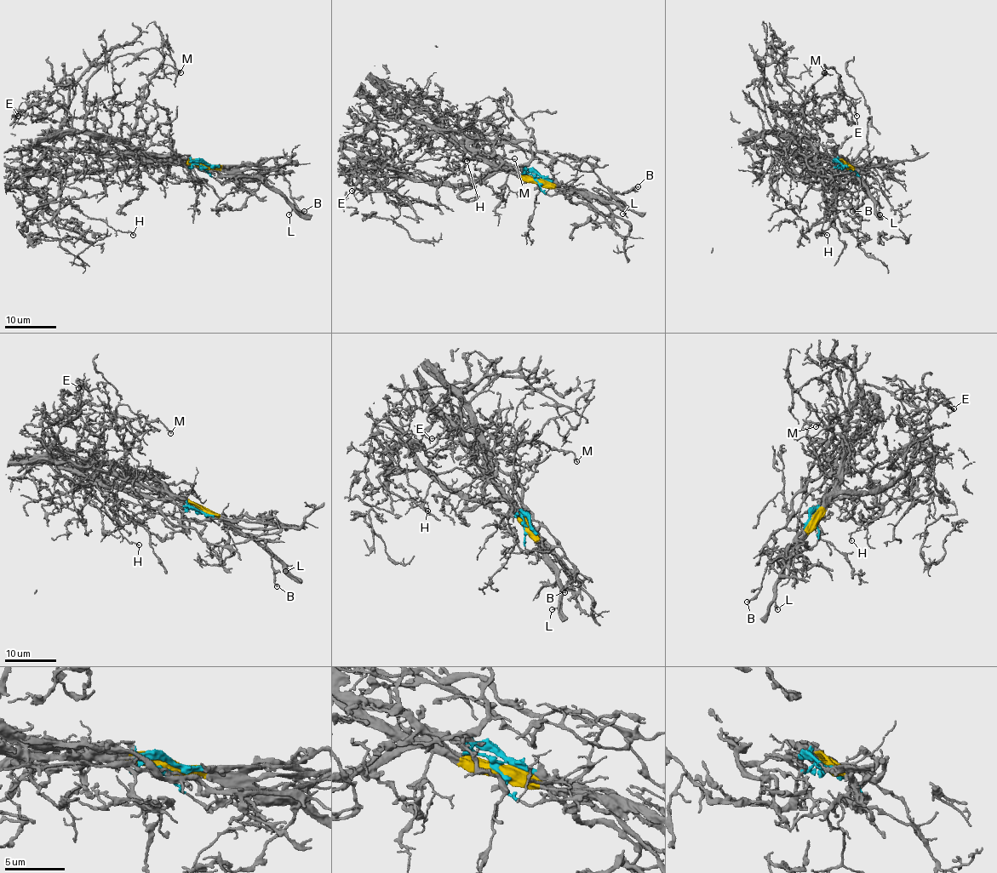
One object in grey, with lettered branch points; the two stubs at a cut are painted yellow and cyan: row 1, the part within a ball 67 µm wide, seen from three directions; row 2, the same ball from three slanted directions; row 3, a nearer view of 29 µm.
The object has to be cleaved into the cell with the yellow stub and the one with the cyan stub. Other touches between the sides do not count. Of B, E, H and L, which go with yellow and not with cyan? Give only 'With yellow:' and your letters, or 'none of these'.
With yellow: H, L

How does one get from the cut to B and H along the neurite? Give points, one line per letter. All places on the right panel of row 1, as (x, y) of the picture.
B: (846, 167), (874, 164), (881, 158), (874, 156), (856, 174), (859, 174), (858, 204), (851, 212)
H: (846, 167), (836, 158), (849, 166), (838, 184), (836, 194), (827, 199), (821, 230), (827, 235)

